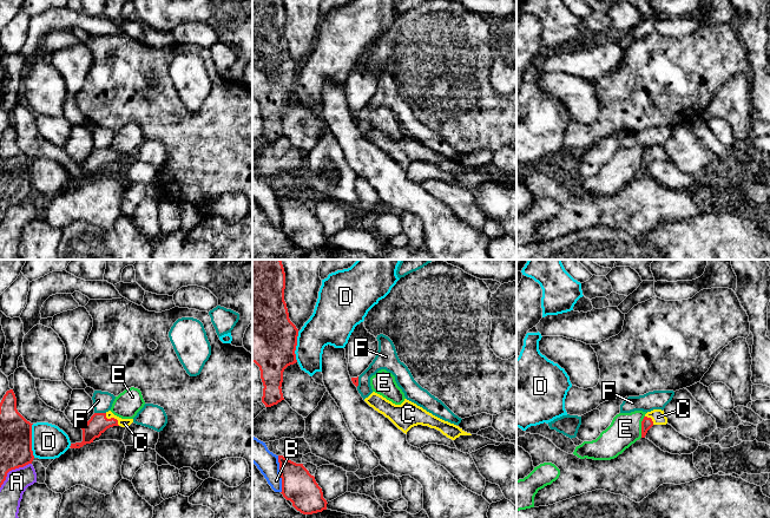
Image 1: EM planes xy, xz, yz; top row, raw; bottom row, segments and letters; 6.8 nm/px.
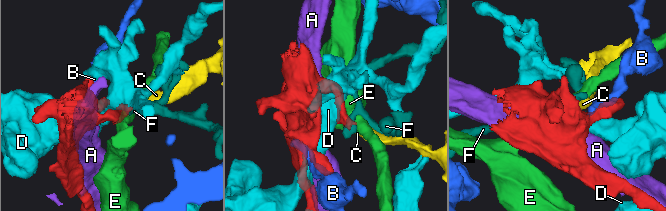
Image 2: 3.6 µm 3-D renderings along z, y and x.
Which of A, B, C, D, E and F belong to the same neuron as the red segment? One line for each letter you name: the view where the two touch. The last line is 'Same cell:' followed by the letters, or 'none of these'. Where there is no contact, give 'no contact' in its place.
C: meets red in xy
Same cell: C

